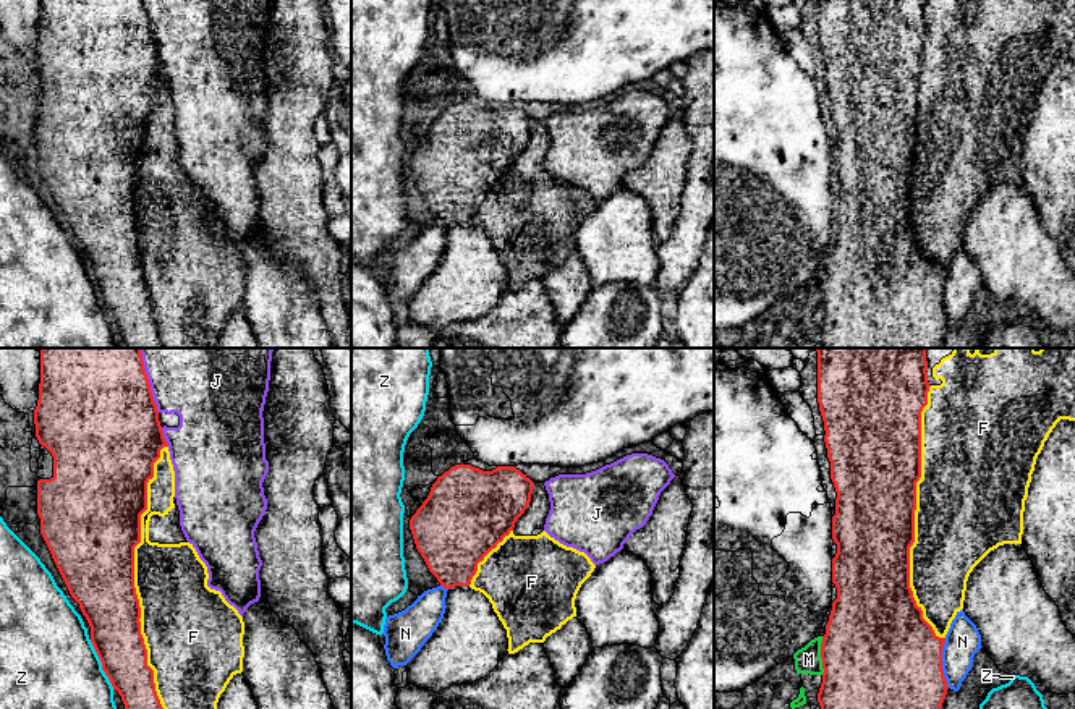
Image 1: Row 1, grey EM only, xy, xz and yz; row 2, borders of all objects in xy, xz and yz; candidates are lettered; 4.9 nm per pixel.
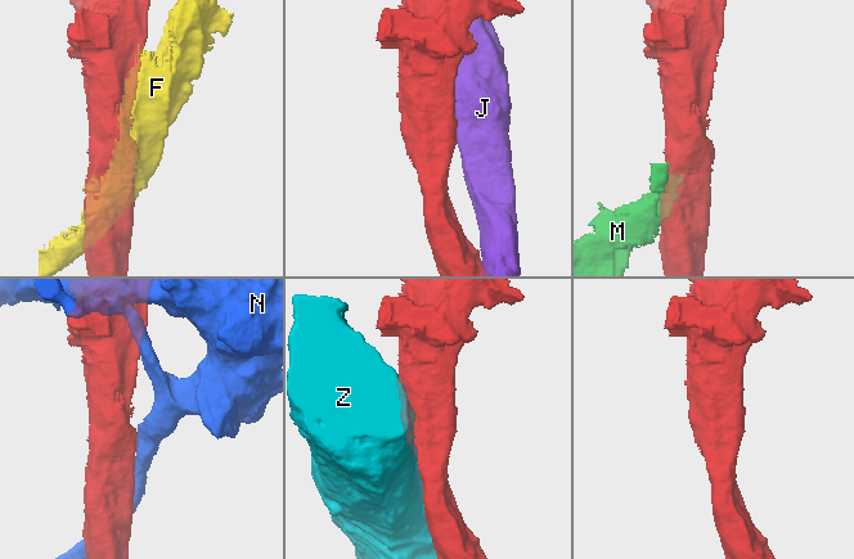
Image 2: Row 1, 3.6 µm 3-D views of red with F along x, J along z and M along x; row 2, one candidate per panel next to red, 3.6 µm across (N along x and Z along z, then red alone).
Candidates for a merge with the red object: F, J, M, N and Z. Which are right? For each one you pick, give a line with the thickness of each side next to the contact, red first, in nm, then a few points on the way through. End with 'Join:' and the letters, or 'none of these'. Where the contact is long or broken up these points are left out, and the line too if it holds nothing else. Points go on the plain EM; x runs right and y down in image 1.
Join: none of these

